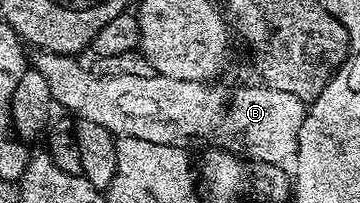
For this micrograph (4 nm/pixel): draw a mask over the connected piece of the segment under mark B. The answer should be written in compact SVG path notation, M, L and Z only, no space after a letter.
M37 51L34 68L46 78L50 94L73 117L106 126L113 136L142 138L145 142L184 148L195 140L209 140L209 145L234 152L260 164L281 166L295 161L298 130L306 115L305 101L274 90L260 88L212 88L208 82L182 82L178 78L106 78L96 76L79 64L76 56Z

